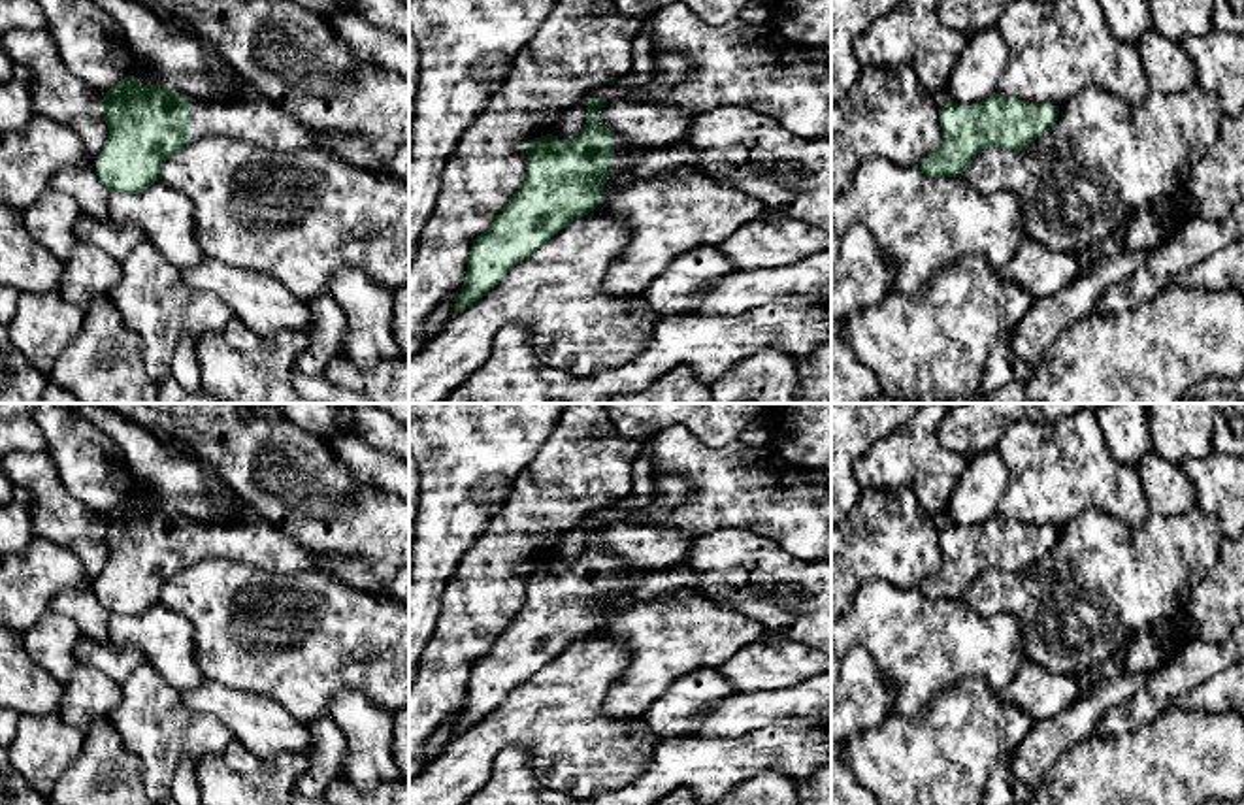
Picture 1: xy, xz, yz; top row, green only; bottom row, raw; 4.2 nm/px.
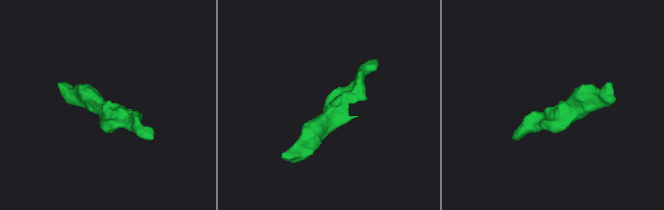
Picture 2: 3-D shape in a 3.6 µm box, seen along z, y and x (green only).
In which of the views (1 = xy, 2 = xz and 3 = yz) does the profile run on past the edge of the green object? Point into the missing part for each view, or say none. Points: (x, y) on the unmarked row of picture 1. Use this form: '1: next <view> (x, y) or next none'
1: next xy (247, 540)
2: next xz (654, 583)
3: next none

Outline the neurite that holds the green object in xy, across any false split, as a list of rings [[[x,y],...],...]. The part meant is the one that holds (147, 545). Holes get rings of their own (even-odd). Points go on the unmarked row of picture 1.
[[[128,498],[104,517],[102,534],[109,556],[96,579],[96,594],[109,615],[138,616],[149,611],[160,603],[160,590],[173,575],[205,558],[228,558],[281,573],[319,567],[347,586],[409,605],[409,566],[401,566],[385,584],[352,558],[319,556],[256,517],[196,522]]]

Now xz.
[[[590,520],[586,547],[573,562],[547,556],[524,567],[524,603],[490,650],[473,662],[454,739],[562,650],[594,633],[605,622],[611,596],[633,601],[684,590],[699,594],[699,577],[684,564],[639,569],[613,558],[599,539],[605,526],[605,520]]]

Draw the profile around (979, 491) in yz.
[[[997,449],[969,458],[950,496],[950,522],[971,528],[997,517],[1007,479],[1008,471]]]

